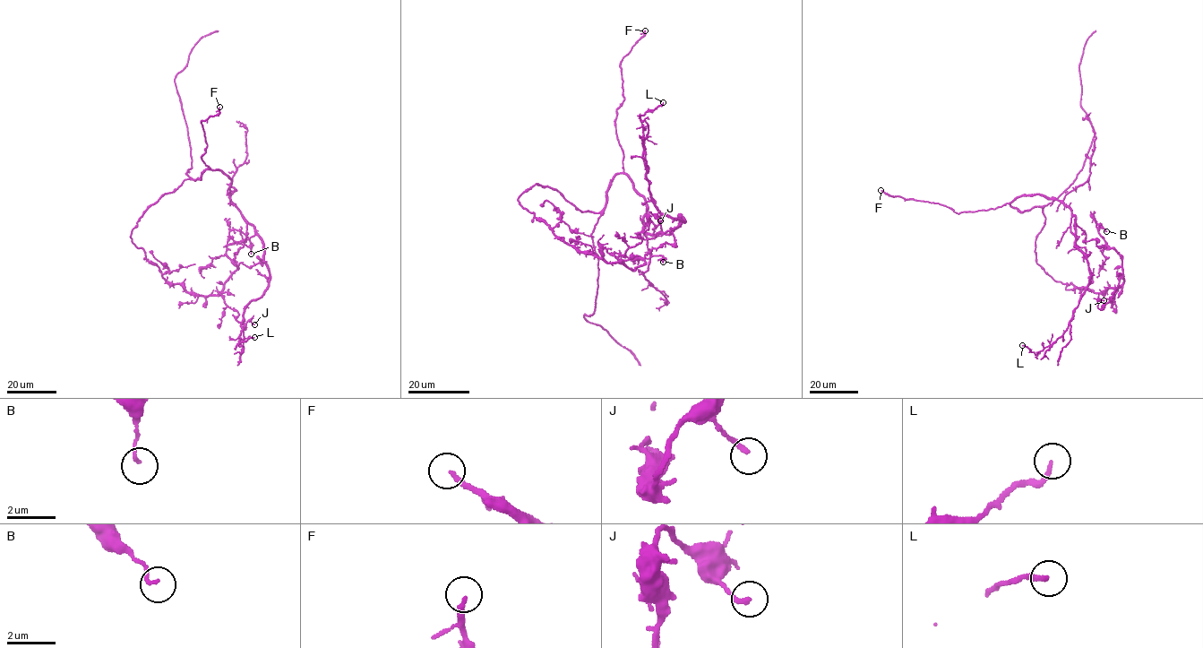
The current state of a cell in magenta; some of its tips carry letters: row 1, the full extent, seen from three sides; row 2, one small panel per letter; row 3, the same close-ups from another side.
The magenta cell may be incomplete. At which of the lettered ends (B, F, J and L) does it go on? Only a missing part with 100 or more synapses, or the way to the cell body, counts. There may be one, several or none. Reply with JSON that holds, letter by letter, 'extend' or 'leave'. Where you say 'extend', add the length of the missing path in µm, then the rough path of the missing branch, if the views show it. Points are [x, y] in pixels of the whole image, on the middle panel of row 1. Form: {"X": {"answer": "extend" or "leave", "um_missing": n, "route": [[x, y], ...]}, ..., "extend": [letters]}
{"B": {"answer": "leave"}, "F": {"answer": "leave"}, "J": {"answer": "leave"}, "L": {"answer": "leave"}, "extend": []}

